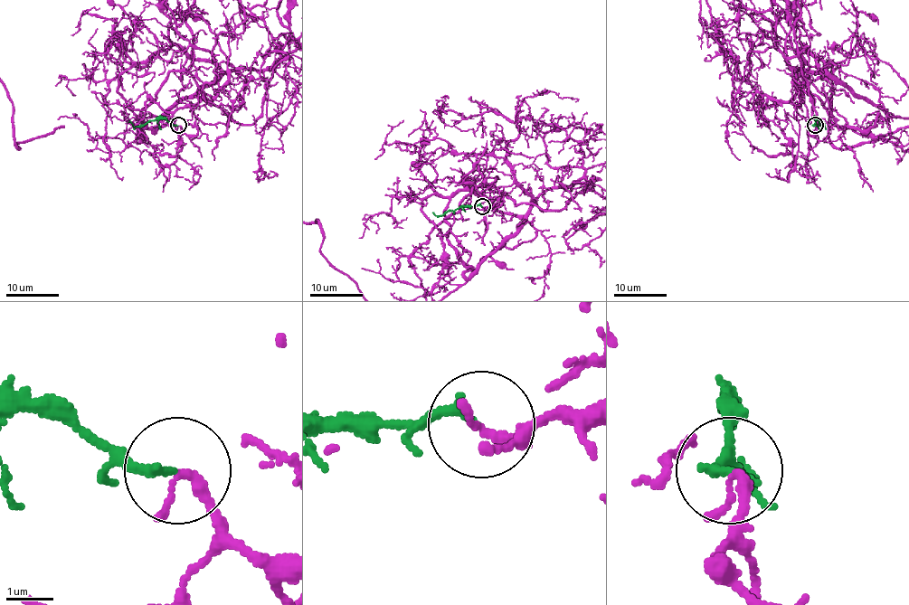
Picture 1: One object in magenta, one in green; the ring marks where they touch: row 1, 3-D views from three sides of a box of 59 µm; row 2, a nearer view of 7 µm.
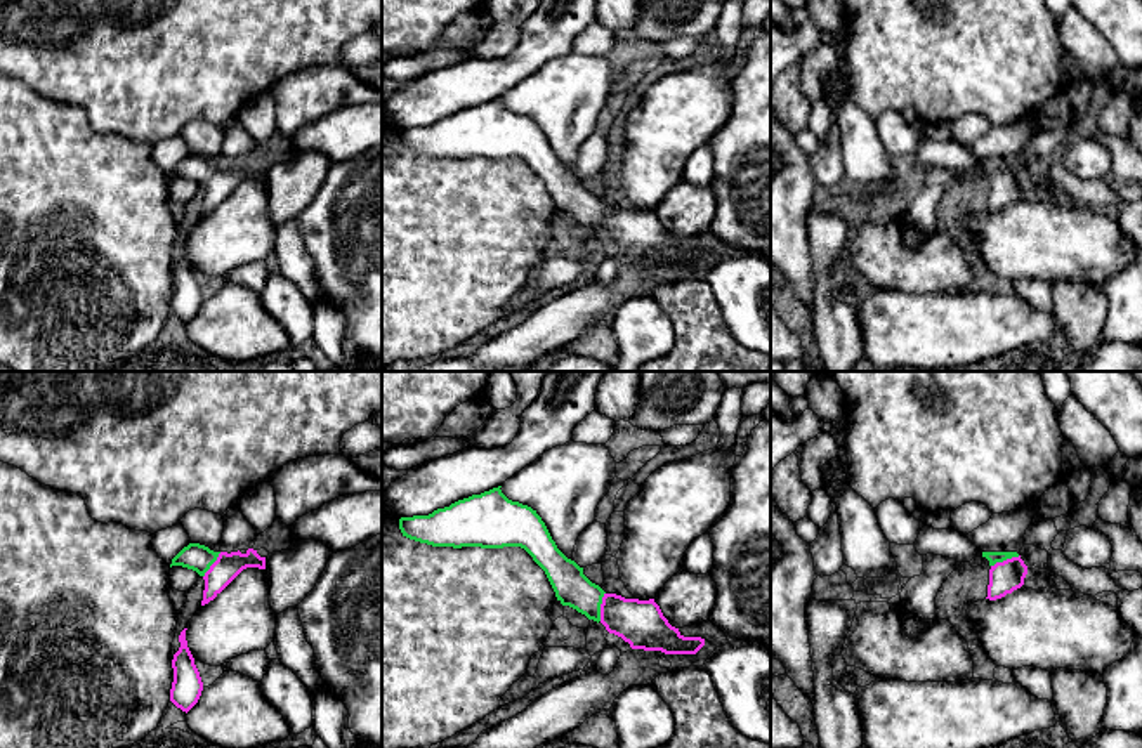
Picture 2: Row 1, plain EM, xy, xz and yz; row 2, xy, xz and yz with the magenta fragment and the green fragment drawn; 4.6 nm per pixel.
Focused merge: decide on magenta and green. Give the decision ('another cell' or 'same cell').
same cell

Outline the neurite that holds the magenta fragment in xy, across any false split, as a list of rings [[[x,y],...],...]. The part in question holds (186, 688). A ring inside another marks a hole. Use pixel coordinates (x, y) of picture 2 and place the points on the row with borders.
[[[184,628],[179,635],[180,647],[172,659],[174,682],[170,689],[170,701],[187,713],[198,703],[203,682],[187,647],[186,630],[187,628]]]

